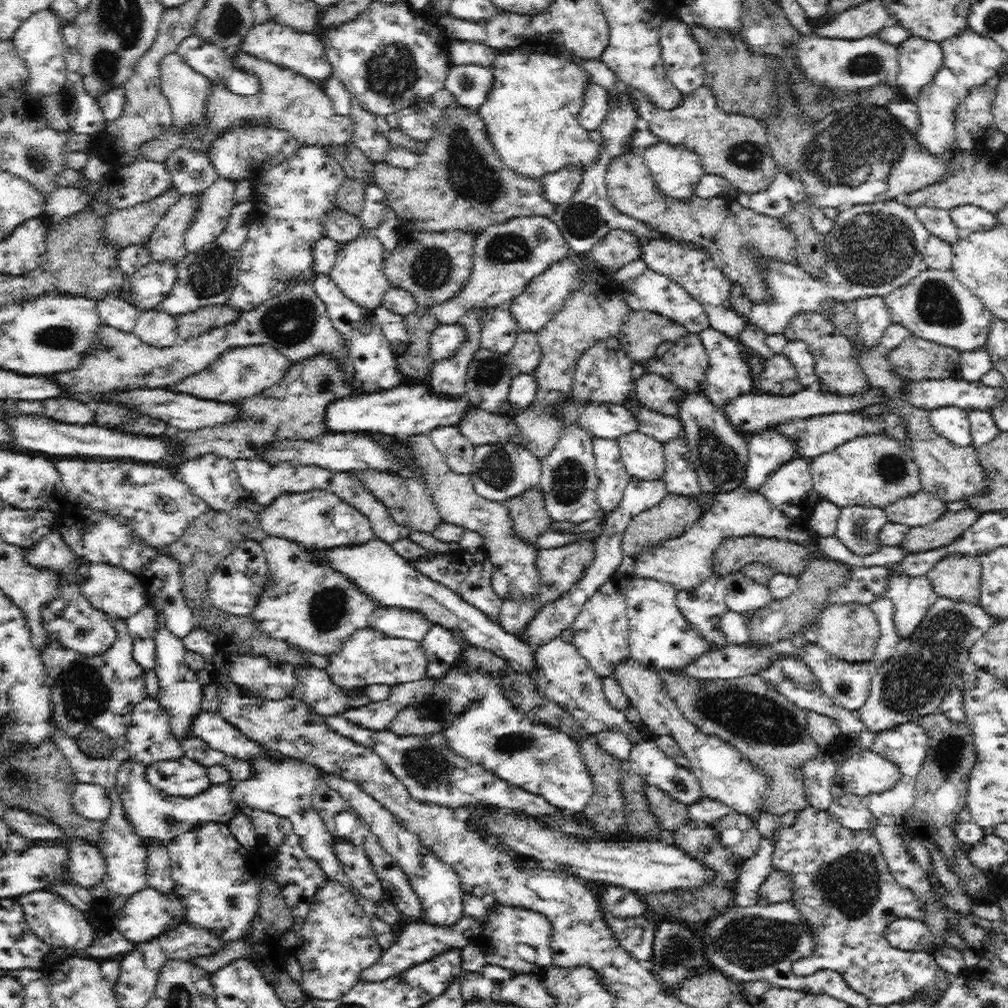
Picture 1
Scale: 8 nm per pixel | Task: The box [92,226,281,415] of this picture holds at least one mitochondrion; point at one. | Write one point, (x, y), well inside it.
(210, 274)

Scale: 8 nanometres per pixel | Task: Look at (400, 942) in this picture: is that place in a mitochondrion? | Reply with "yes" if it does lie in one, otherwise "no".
no

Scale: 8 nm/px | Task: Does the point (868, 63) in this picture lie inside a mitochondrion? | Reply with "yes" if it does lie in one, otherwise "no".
yes

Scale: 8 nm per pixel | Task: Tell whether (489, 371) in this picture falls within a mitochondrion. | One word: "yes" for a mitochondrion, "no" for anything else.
yes

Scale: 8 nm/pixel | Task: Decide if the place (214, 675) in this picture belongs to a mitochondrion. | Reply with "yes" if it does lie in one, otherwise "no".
no

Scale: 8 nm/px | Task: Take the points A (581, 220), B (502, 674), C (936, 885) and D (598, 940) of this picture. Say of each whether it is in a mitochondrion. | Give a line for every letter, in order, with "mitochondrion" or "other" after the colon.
A: mitochondrion
B: other
C: other
D: other

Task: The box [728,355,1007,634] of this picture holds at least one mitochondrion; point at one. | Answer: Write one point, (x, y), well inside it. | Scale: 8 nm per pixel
(892, 468)

